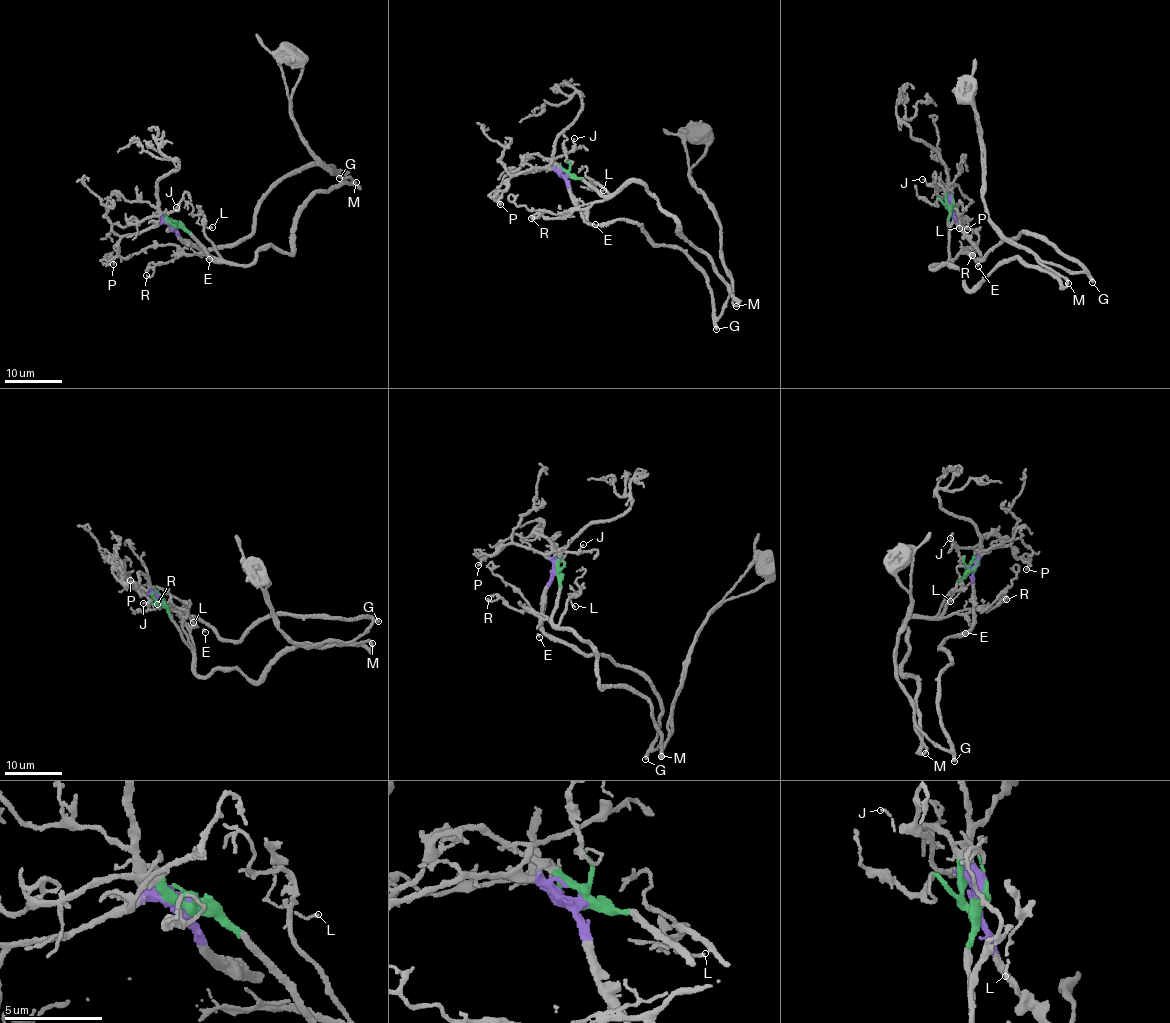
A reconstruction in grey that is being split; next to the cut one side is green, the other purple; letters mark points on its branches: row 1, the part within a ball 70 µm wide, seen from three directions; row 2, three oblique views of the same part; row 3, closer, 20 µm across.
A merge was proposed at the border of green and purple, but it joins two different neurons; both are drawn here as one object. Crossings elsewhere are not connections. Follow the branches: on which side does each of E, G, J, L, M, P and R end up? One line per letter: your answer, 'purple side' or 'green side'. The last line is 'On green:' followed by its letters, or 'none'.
E: green side
G: purple side
J: purple side
L: green side
M: green side
P: purple side
R: green side
On green: E, L, M, R

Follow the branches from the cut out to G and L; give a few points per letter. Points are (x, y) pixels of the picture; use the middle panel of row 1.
G: (567, 176), (567, 188), (593, 225), (633, 222), (649, 240), (681, 251), (703, 272), (717, 329)
L: (568, 176), (580, 179), (607, 195), (609, 192), (596, 182), (589, 187), (603, 191)

